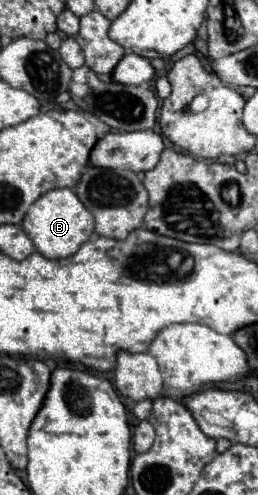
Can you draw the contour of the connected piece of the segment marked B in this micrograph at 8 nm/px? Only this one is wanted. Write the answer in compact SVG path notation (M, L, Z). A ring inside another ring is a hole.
M57 188L43 194L31 206L31 210L23 218L23 226L37 252L41 252L45 258L67 258L73 256L93 236L95 220L71 188Z

